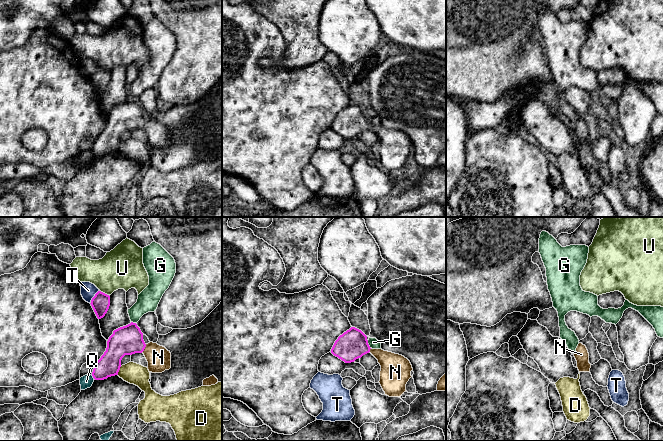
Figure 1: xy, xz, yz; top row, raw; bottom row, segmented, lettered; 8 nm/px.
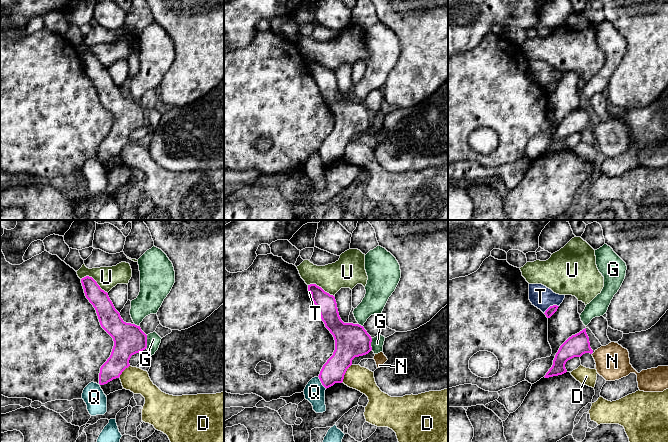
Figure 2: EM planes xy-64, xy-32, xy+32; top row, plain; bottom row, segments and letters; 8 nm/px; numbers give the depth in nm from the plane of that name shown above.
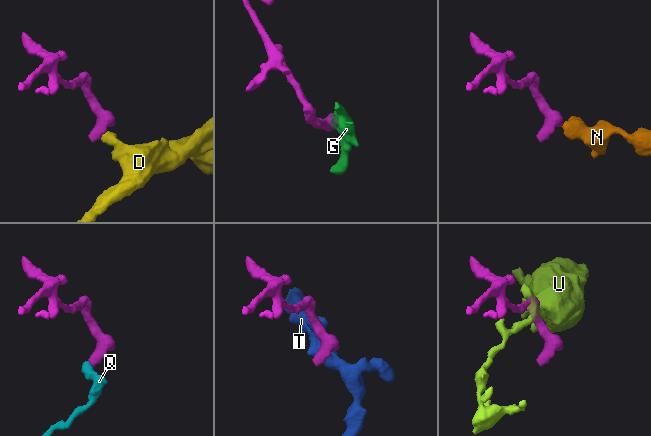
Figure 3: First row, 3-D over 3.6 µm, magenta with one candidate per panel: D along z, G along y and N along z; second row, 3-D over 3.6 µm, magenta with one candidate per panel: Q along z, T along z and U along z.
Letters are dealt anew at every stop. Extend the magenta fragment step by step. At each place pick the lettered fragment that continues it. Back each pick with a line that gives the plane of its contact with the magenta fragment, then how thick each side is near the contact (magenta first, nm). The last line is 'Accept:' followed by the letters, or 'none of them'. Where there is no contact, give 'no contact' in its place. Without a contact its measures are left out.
N: contact in xy; calibres 240 and 190 nm
Accept: N

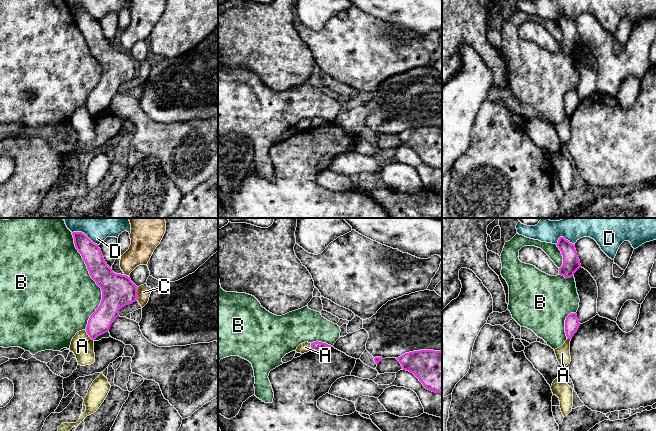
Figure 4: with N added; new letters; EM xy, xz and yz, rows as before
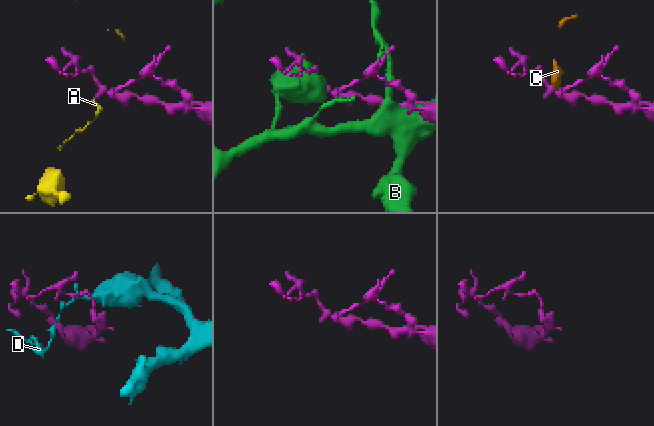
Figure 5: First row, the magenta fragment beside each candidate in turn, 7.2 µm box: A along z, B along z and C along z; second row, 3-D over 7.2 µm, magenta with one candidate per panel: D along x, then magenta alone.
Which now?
Accept: none of them

